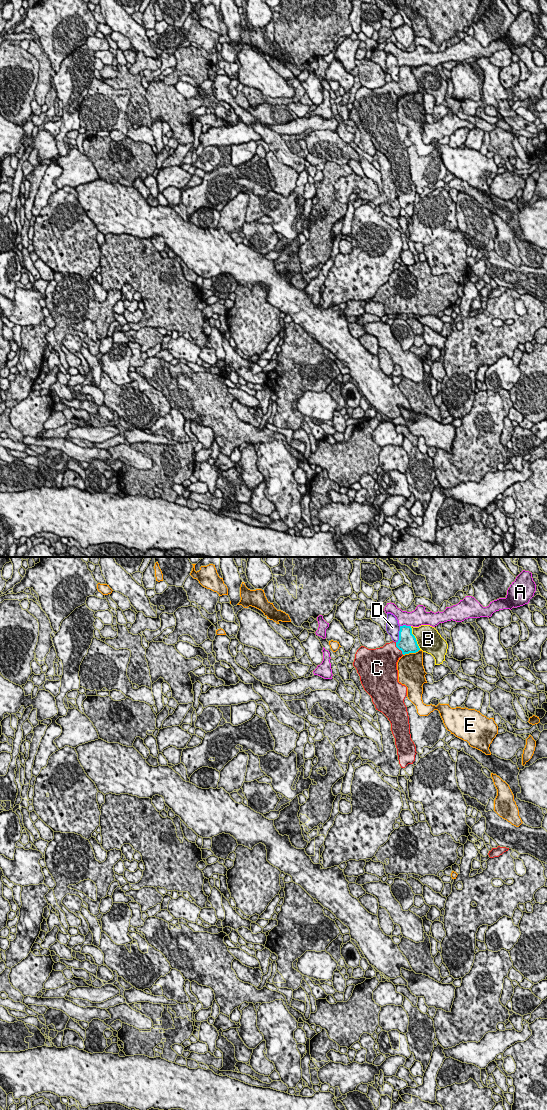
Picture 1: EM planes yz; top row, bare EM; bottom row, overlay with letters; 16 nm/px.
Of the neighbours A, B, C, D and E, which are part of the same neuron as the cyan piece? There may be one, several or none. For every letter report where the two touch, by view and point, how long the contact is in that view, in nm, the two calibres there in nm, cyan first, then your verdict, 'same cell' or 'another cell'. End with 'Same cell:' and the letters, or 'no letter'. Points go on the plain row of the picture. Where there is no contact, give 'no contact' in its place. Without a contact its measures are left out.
A: meets cyan in yz at (405, 65); contact 180 nm long; 280 nm thick on the cyan side, 280 nm on the other; another cell
B: meets cyan in yz at (415, 78); contact 420 nm long; 300 nm thick on the cyan side, 380 nm on the other; another cell
C: meets cyan in yz at (398, 88); contact 240 nm long; 300 nm thick on the cyan side, 380 nm on the other; same cell
D: meets cyan in yz at (399, 74); contact 280 nm long; 300 nm thick on the cyan side, 220 nm on the other; another cell
E: meets cyan in yz at (411, 92); contact 280 nm long; 300 nm thick on the cyan side, 420 nm on the other; another cell
Same cell: C

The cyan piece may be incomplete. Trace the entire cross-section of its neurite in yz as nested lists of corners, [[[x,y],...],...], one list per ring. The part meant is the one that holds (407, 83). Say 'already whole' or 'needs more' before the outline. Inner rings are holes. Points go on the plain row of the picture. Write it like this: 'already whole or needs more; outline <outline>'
needs more; outline [[[403,65],[400,66],[397,82],[392,81],[376,89],[361,86],[353,102],[376,150],[382,152],[391,163],[401,208],[413,204],[417,192],[411,179],[409,156],[404,143],[407,127],[398,122],[397,102],[403,95],[419,90],[411,66]]]

